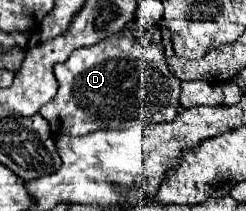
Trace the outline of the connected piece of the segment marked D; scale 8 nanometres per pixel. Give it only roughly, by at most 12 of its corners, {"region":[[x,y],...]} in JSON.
{"region":[[133,19],[53,67],[53,133],[165,123],[181,81]]}

